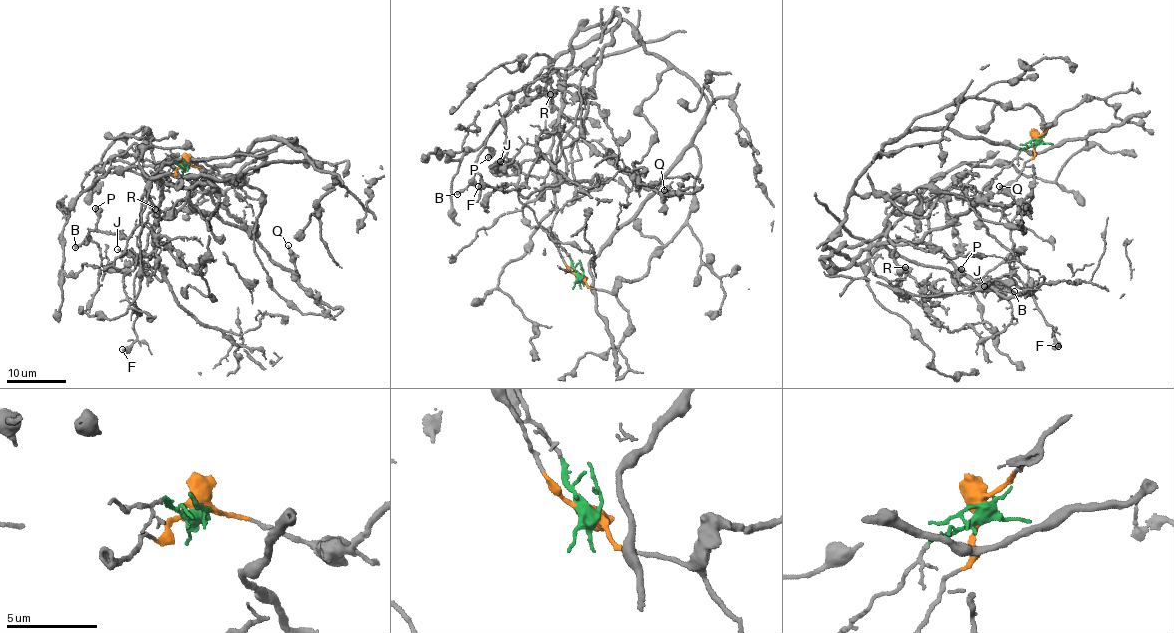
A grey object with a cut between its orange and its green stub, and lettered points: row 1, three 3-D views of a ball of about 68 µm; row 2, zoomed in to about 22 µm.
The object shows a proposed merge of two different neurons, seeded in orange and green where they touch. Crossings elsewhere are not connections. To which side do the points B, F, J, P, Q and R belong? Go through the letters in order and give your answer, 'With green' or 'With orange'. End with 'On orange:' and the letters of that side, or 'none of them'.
B: With green
F: With green
J: With green
P: With green
Q: With green
R: With green
On orange: none of them

